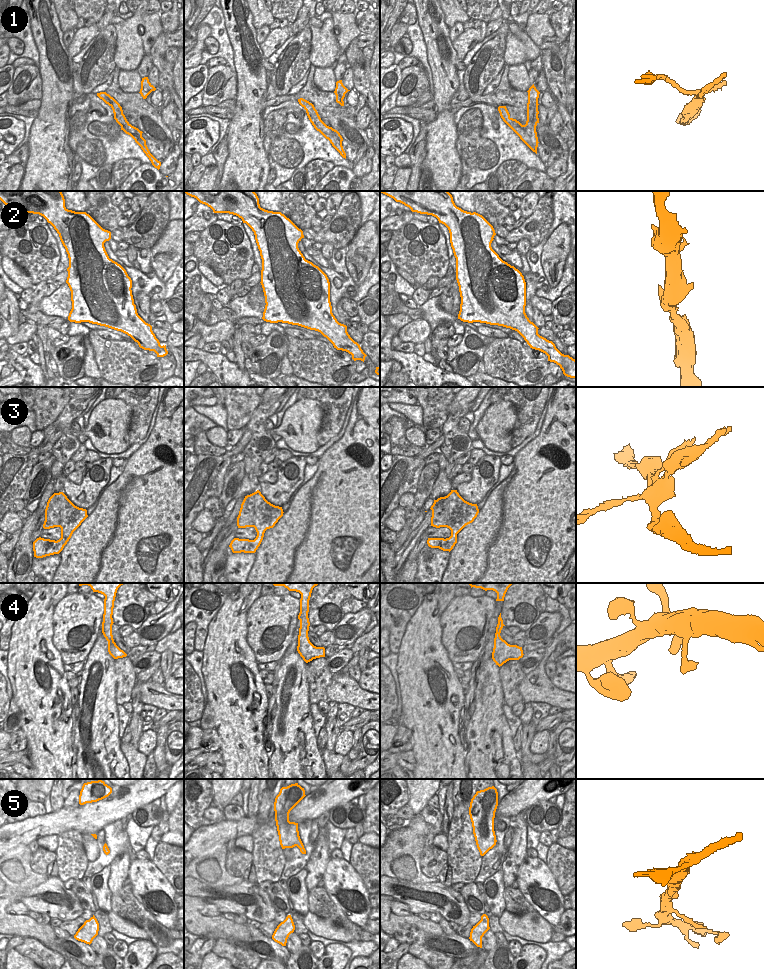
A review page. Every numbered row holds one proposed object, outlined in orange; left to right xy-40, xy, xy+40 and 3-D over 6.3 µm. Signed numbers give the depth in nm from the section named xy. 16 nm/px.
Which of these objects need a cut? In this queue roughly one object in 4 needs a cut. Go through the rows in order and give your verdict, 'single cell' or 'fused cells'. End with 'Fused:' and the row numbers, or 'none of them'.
1: fused cells
2: single cell
3: fused cells
4: single cell
5: single cell
Fused: 1, 3

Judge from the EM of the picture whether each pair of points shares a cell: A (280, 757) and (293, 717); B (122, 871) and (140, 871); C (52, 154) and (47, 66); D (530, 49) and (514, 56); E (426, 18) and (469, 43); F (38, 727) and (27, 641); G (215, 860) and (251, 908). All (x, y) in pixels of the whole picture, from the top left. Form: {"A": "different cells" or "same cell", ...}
{"A": "same cell", "B": "different cells", "C": "same cell", "D": "different cells", "E": "different cells", "F": "same cell", "G": "different cells"}

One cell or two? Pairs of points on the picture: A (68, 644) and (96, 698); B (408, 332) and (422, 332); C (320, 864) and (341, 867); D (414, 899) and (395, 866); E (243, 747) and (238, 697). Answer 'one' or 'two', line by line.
A: two
B: one
C: two
D: two
E: one

